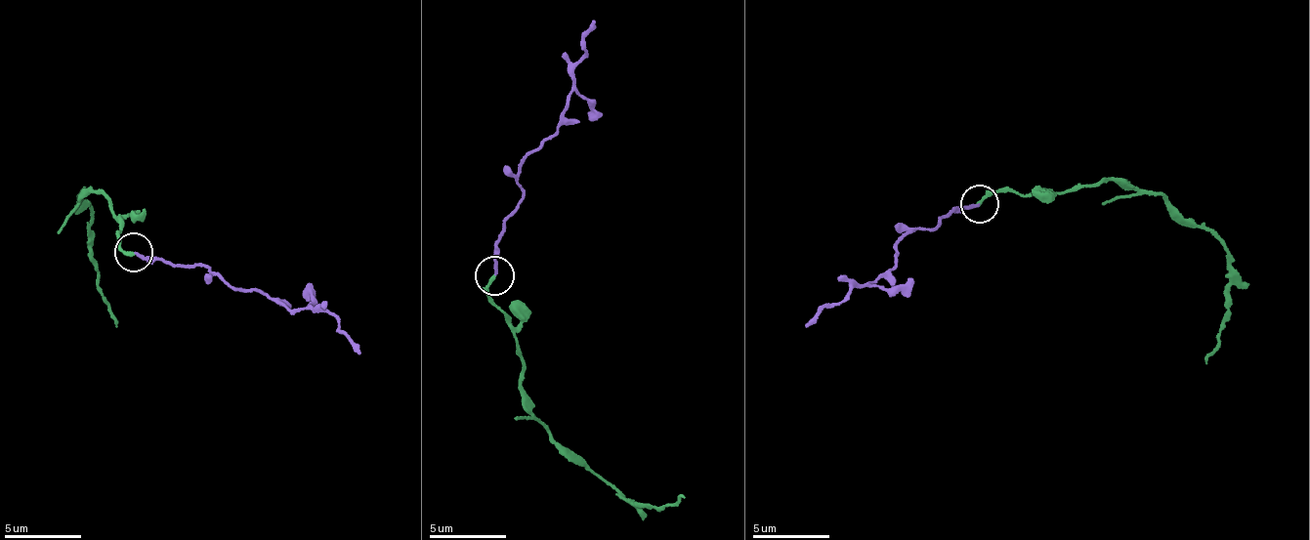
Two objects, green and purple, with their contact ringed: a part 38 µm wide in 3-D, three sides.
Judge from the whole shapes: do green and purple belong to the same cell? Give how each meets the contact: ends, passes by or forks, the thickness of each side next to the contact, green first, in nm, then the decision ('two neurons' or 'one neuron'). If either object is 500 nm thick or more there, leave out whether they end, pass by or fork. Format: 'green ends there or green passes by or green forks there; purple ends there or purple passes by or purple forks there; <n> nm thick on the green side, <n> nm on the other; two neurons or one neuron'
green ends there; purple ends there; 220 nm thick on the green side, 190 nm on the other; two neurons

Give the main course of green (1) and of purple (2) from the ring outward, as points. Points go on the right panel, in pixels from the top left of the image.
1: (978, 202), (990, 195), (1042, 193), (1121, 177), (1151, 188), (1221, 242), (1230, 259), (1229, 321), (1204, 364)
2: (978, 202), (950, 208), (934, 229), (899, 236), (892, 270), (849, 288), (844, 300), (819, 309), (808, 327)

